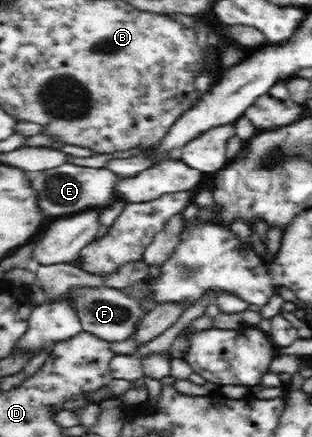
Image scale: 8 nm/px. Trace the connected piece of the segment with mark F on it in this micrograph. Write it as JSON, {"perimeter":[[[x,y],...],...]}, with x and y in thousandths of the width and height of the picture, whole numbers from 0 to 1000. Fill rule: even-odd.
{"perimeter":[[[119,648],[128,668],[141,668],[151,686],[218,691],[231,700],[231,712],[244,714],[250,732],[263,741],[269,760],[311,767],[321,776],[349,783],[388,783],[410,778],[433,757],[429,739],[455,721],[458,712],[439,684],[381,661],[333,652],[231,652],[212,666],[167,670],[138,648]]]}

